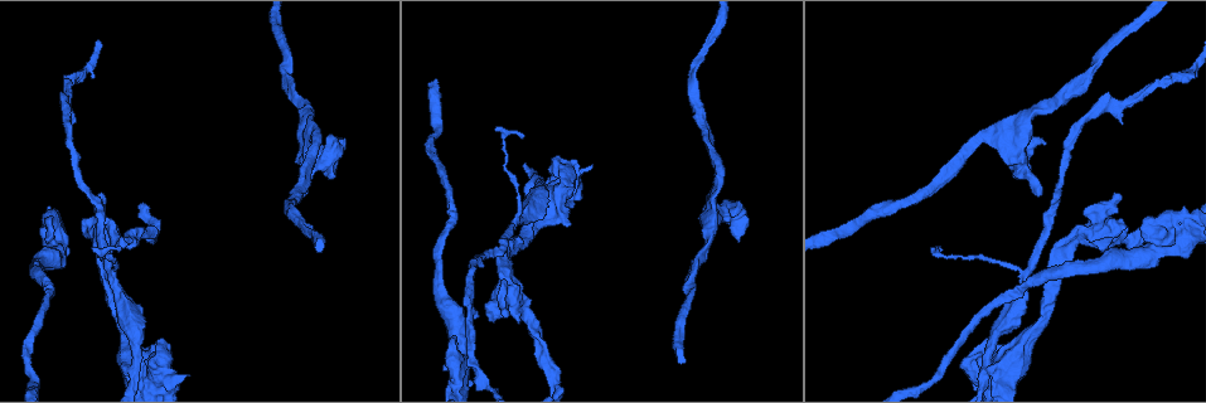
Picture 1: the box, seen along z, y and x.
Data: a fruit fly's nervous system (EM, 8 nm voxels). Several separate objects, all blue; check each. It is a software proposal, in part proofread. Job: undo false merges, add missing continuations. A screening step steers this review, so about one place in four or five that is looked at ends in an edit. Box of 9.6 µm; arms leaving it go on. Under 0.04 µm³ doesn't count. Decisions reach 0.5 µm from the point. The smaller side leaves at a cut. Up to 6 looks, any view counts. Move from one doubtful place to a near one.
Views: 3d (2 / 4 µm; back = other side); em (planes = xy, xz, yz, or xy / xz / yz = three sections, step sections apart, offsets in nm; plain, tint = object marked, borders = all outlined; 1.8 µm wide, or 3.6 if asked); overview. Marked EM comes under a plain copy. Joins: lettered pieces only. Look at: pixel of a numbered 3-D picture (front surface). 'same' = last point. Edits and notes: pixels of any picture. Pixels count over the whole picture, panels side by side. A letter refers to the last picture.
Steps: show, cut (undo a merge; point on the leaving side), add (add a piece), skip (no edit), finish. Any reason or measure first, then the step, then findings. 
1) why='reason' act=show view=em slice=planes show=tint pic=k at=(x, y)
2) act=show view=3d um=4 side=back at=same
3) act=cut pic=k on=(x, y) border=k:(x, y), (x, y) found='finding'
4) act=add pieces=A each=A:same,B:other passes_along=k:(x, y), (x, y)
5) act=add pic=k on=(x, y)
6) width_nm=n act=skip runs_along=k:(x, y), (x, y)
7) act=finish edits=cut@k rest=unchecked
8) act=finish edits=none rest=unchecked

why='an open end' act=show view=3d um=2 pic=1 at=(75, 122)

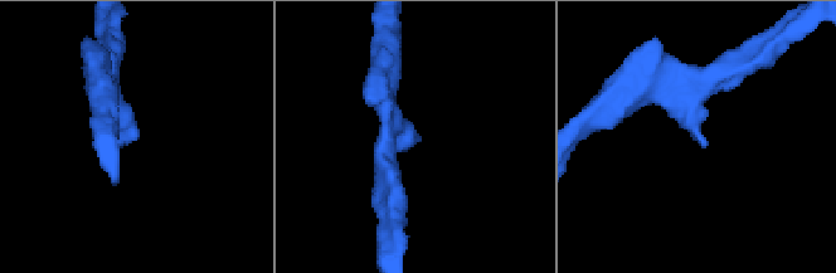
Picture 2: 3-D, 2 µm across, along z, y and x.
act=show view=em um=3.6 slice=planes show=borders pic=2 at=(706, 145)

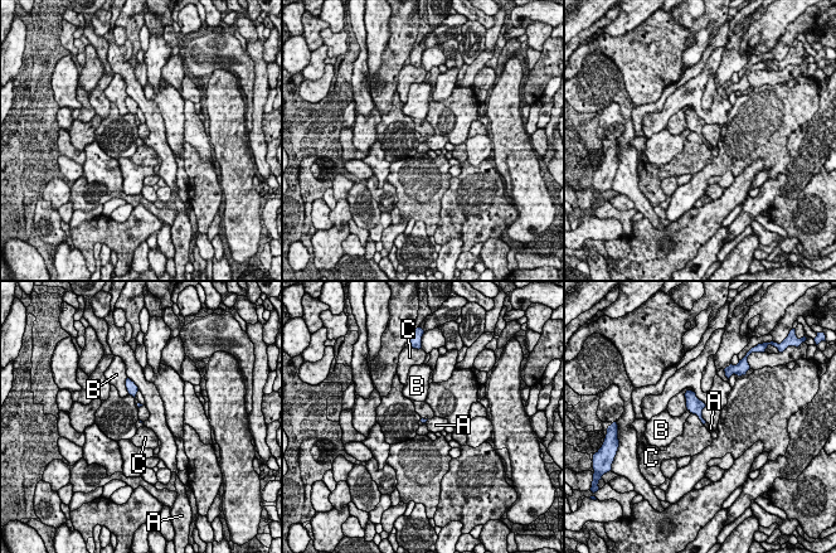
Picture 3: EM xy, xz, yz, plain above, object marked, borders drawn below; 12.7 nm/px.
act=skip each=A:other,B:other,C:other border=3:(131, 379), (139, 389) found='none of them fits'

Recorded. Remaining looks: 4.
why='sudden change in width' act=show view=3d um=2 pic=1 at=(1128, 238)

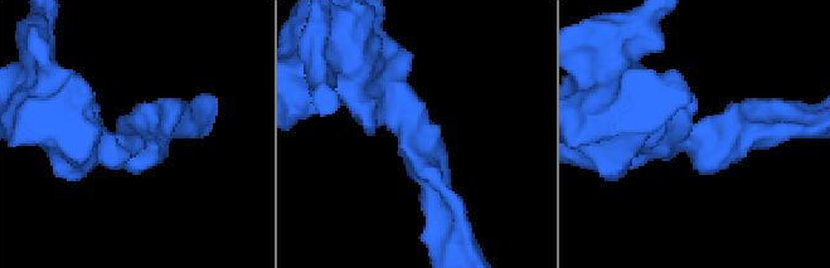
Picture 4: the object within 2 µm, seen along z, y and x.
arm_widths_nm=200,500 why='shape alone is not enough' act=show view=em slice=planes show=tint pic=4 at=(130, 139)

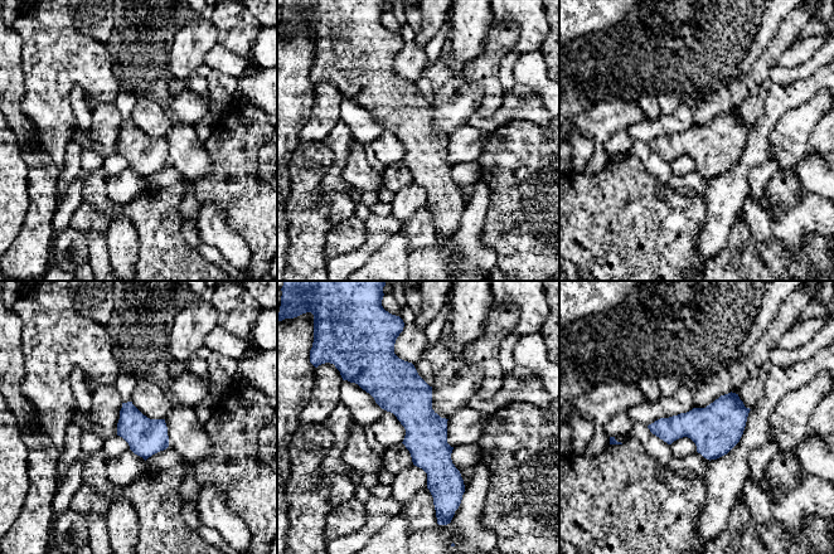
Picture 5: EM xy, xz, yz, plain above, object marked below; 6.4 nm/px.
act=show view=em slice=planes show=borders at=same

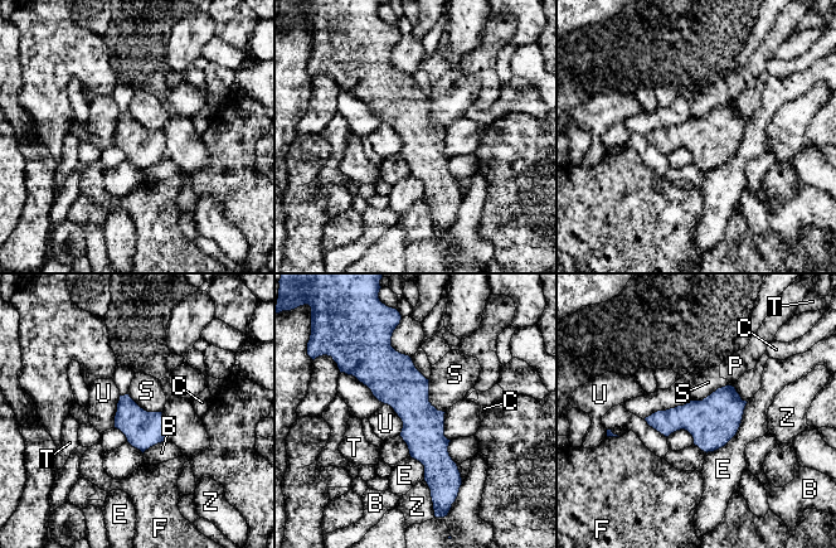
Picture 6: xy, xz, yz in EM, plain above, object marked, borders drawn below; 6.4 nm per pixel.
width_nm=240 act=skip each=B:other,C:other,E:other,F:other,P:other,S:other,T:other,U:other,Z:other runs_along=6:(387, 345), (434, 488) found='all the same cell'

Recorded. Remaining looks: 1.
act=show view=em slice=planes show=borders pic=1 at=(150, 373)

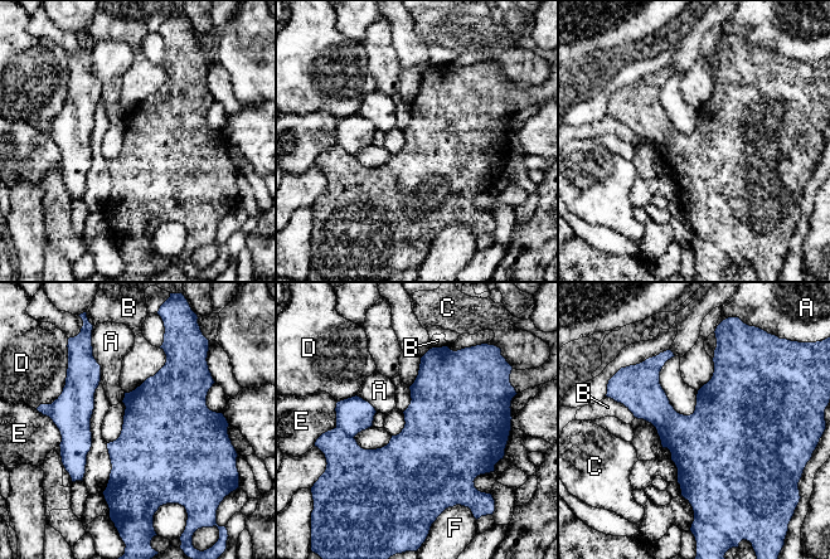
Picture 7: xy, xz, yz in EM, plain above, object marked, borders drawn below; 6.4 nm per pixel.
width_nm=480 act=cut pic=7 on=(354, 414) each=A:other,B:other,C:other,D:other,E:other,F:other border=7:(336, 426), (353, 437) found='two cells meet here'

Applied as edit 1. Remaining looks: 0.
act=finish edits=cut@7 rest=unchecked

